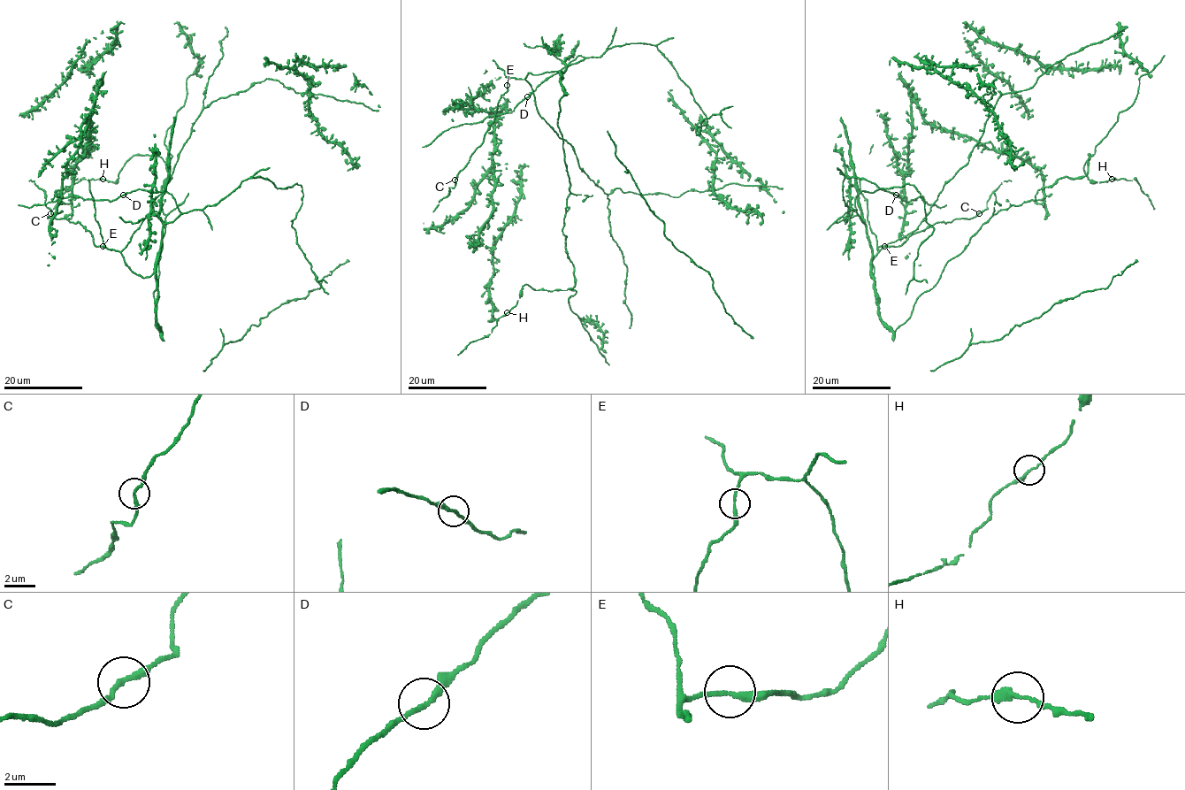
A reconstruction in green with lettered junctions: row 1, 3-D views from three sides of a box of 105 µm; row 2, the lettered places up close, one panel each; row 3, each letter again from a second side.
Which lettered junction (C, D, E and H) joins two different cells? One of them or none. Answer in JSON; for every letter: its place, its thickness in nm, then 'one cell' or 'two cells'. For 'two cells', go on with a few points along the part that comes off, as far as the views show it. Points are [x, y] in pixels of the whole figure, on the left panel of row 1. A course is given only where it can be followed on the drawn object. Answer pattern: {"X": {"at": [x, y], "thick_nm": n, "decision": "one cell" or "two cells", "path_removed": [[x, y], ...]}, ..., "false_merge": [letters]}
{"C": {"at": [50, 213], "thick_nm": 200, "decision": "one cell"}, "D": {"at": [123, 195], "thick_nm": 200, "decision": "one cell"}, "E": {"at": [103, 246], "thick_nm": 200, "decision": "one cell"}, "H": {"at": [103, 179], "thick_nm": 200, "decision": "one cell"}, "false_merge": []}

